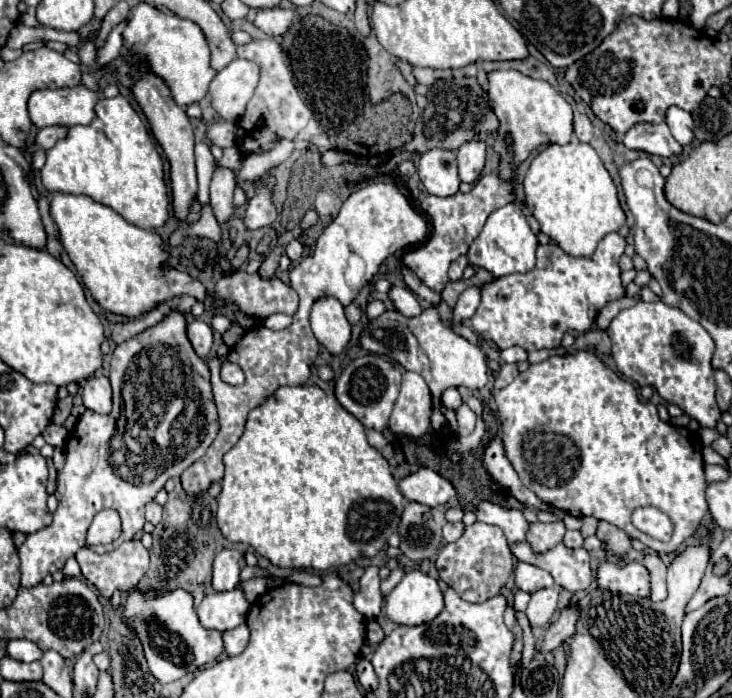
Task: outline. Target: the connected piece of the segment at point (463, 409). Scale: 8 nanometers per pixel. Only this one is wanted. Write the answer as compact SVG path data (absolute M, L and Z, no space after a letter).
M462 404L456 412L458 412L458 434L460 436L472 434L474 424L476 424L476 414L466 404Z

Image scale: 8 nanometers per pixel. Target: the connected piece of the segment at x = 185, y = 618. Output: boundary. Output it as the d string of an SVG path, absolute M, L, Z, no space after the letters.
M138 588L128 590L122 604L122 622L142 642L148 670L158 682L174 682L188 672L196 672L224 652L222 634L200 624L194 610L194 598L184 588L146 592L140 592Z

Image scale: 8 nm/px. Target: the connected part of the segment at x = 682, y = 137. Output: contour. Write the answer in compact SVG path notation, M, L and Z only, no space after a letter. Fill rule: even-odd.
M670 106L670 108L666 110L666 124L668 124L672 136L674 136L682 146L686 146L686 144L690 144L690 142L694 140L694 132L692 132L694 120L692 120L692 116L690 116L686 110L682 110L682 108L678 108L678 106Z

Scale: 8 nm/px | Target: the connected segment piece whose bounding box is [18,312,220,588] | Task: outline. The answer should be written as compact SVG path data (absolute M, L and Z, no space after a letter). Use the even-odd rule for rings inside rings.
M172 312L160 324L146 328L138 336L122 342L112 352L110 360L110 384L114 390L114 408L110 414L96 414L86 410L70 438L66 440L66 464L58 472L58 508L54 512L54 522L34 534L28 534L26 542L18 548L20 554L20 586L32 588L38 586L46 572L54 574L62 570L64 562L74 556L80 548L86 548L86 532L92 524L92 518L104 510L112 508L122 518L122 534L110 546L88 546L90 550L104 554L118 548L122 542L132 540L136 532L142 530L146 518L144 508L154 500L154 496L164 488L166 480L178 478L190 464L194 464L210 448L218 436L218 412L210 386L210 370L206 362L192 350L186 338L186 318L180 312Z

